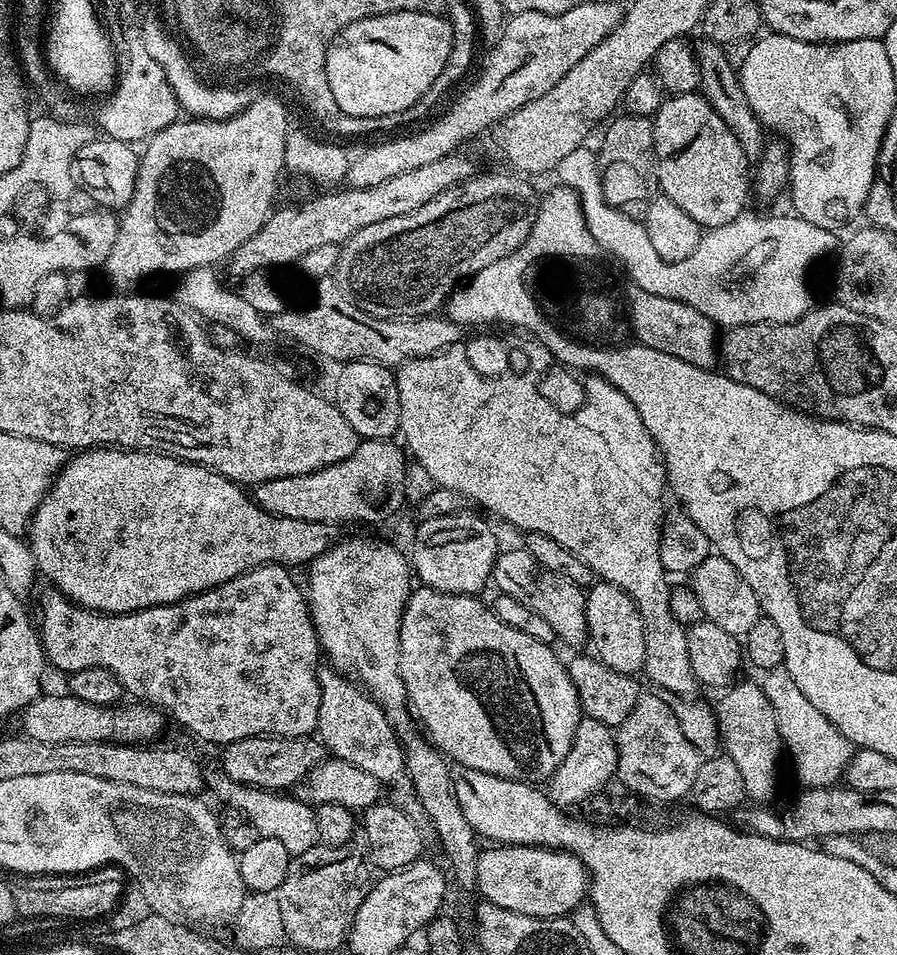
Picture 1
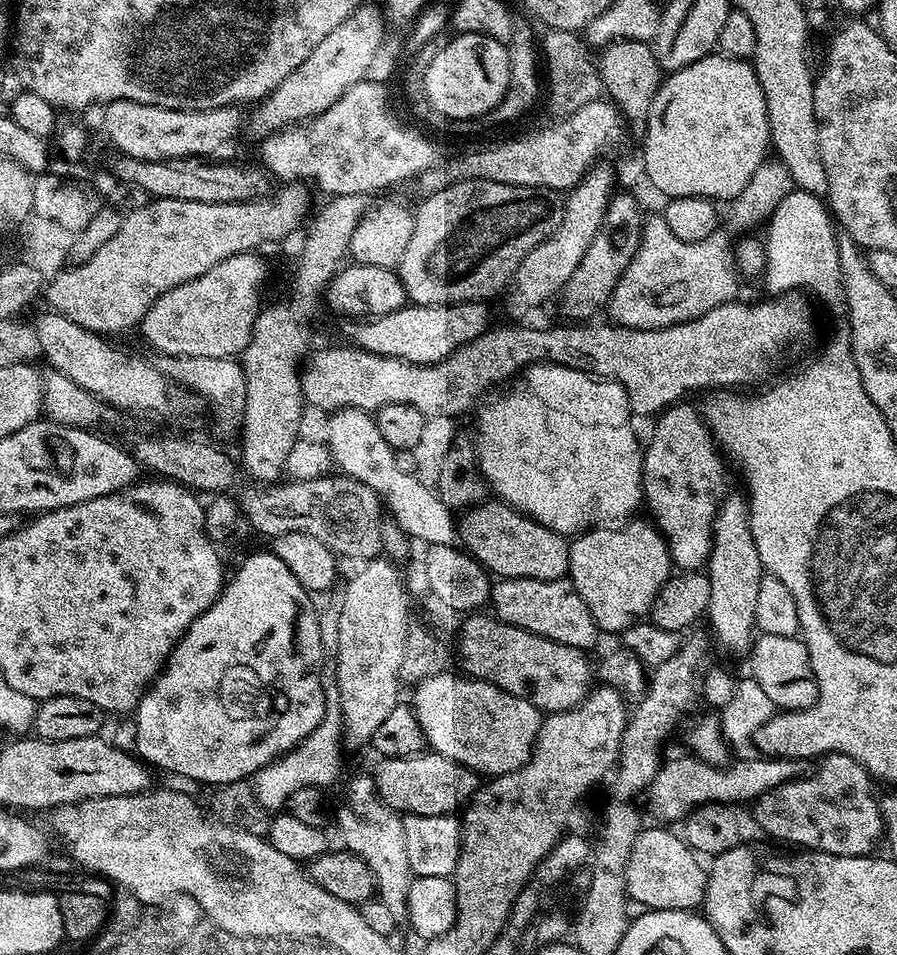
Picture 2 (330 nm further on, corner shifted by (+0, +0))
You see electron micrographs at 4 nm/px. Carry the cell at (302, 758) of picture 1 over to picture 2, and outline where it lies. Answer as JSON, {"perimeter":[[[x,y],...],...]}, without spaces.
{"perimeter":[[[431,750],[410,756],[385,756],[374,779],[380,797],[394,811],[410,816],[447,816],[461,811],[482,784],[481,777],[450,758]]]}

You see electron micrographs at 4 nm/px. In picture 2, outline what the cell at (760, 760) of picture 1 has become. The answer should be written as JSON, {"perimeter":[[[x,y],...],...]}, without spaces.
{"perimeter":[[[725,495],[712,527],[712,549],[708,555],[706,575],[710,582],[710,606],[707,623],[712,623],[711,635],[728,652],[747,653],[752,647],[758,610],[758,582],[766,575],[754,546],[750,530],[748,502],[743,495]]]}

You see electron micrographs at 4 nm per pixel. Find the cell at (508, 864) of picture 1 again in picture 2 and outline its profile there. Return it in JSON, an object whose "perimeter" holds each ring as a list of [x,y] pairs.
{"perimeter":[[[645,827],[634,842],[630,862],[626,862],[626,890],[629,900],[642,902],[650,910],[687,912],[703,905],[708,874],[701,857],[689,848],[679,835],[667,832],[667,827]]]}

